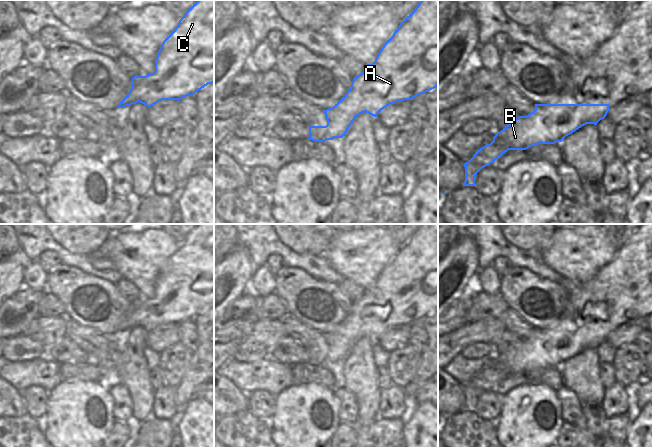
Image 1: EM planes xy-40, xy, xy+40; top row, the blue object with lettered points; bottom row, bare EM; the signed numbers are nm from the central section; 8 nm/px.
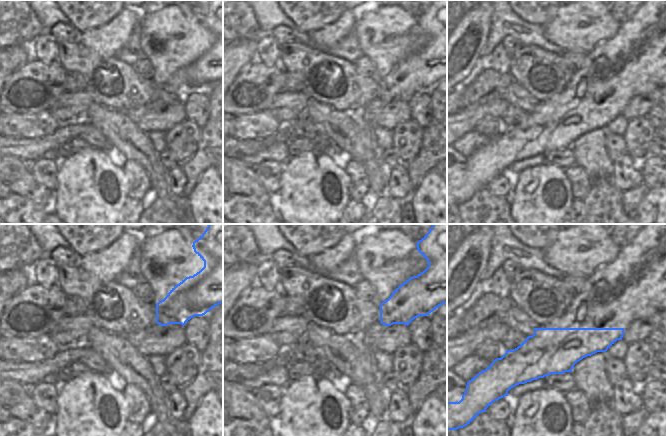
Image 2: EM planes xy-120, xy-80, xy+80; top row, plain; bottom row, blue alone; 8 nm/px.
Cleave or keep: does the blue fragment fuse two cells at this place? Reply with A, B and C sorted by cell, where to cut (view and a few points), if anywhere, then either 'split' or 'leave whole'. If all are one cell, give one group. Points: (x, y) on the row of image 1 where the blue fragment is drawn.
A B C | no cut | leave whole

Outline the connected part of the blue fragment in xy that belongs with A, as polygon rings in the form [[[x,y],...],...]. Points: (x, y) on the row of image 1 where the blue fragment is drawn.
[[[421,0],[417,7],[400,23],[393,35],[385,42],[375,61],[353,78],[347,93],[332,107],[324,110],[326,126],[309,126],[308,140],[325,142],[342,138],[353,121],[366,112],[374,117],[390,104],[412,100],[438,86],[438,0]]]

